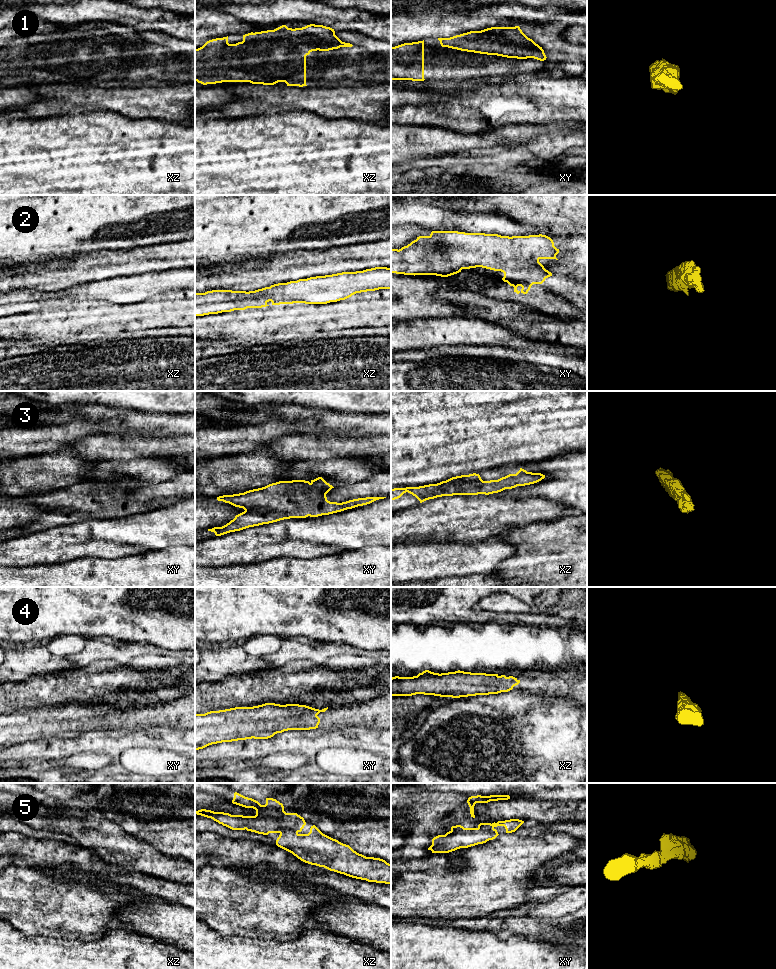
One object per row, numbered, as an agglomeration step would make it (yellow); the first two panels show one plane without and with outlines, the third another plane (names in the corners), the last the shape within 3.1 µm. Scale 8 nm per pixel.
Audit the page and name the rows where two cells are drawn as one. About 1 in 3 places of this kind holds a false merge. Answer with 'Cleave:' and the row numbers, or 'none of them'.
Cleave: none of them

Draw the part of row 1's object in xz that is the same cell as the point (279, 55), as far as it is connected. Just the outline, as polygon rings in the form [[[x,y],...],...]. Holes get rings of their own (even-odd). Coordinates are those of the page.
[[[310,24],[302,28],[282,25],[274,30],[251,32],[243,35],[243,41],[228,43],[228,36],[207,41],[195,49],[195,81],[203,85],[222,82],[250,82],[274,85],[285,82],[287,86],[306,85],[306,56],[312,51],[329,51],[340,47],[352,47],[342,42],[334,29]]]

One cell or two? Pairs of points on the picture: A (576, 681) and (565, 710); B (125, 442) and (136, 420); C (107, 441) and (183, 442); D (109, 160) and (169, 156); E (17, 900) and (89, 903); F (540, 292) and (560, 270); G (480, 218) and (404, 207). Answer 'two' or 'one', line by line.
A: two
B: two
C: one
D: one
E: one
F: two
G: one

